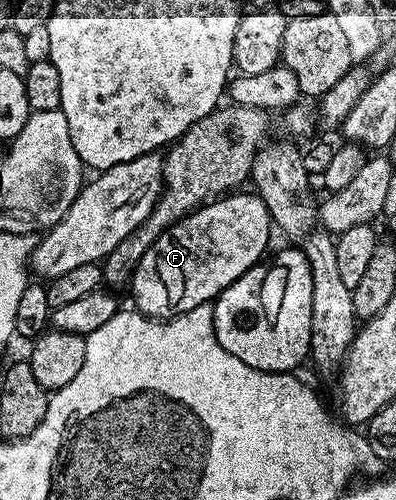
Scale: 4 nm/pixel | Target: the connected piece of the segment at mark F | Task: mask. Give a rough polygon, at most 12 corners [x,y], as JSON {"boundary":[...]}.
{"boundary":[[234,191],[144,251],[137,312],[184,315],[263,260],[270,212]]}

